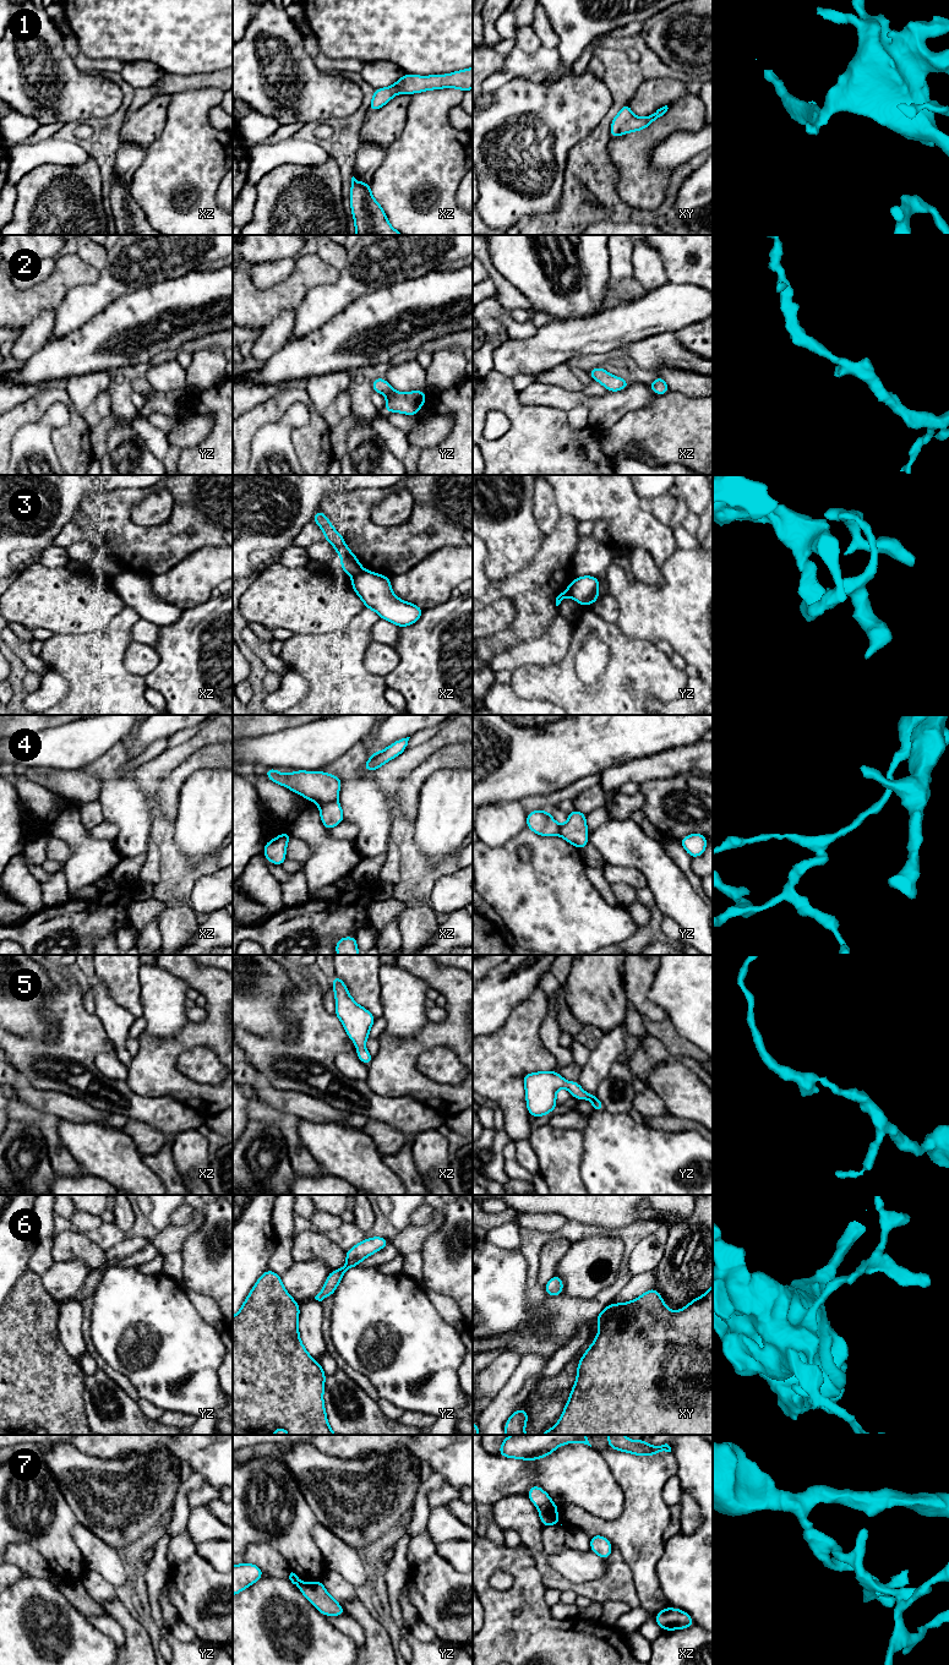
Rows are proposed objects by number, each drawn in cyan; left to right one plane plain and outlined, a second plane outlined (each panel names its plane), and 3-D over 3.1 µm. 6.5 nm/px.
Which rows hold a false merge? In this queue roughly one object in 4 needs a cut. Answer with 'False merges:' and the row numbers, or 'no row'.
False merges: 3, 4, 7

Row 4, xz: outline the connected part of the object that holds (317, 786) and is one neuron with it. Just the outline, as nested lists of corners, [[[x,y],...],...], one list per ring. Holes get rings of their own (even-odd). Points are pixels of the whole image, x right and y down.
[[[267,768],[266,776],[268,780],[288,787],[317,804],[336,802],[342,786],[339,776],[326,774],[321,770],[296,770],[291,774],[282,774],[274,768]]]

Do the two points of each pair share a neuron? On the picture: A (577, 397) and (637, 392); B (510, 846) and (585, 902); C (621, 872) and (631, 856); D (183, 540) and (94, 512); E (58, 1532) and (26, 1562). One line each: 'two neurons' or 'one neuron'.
A: one neuron
B: one neuron
C: two neurons
D: one neuron
E: two neurons

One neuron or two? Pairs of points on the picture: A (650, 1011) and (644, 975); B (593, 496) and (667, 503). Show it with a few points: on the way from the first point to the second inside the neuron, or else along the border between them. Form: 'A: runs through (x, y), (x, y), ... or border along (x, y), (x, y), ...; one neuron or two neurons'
A: runs through (642, 1003), (642, 983); one neuron
B: border along (644, 503), (665, 524); two neurons

